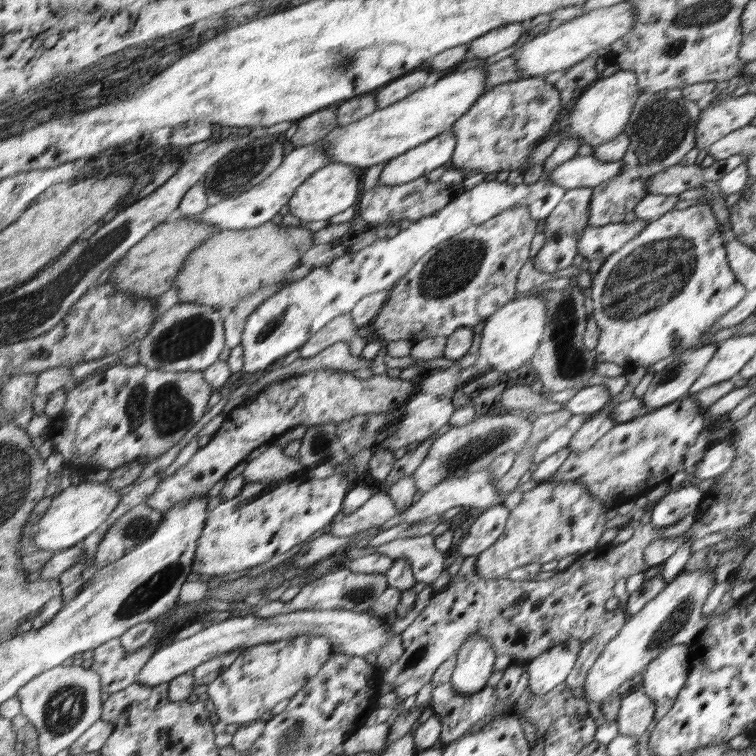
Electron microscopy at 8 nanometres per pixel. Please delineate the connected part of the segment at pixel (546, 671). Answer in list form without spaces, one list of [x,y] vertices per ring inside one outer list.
[[[571,639],[529,661],[525,674],[530,691],[533,694],[545,694],[565,682],[577,663],[580,647],[578,639]]]

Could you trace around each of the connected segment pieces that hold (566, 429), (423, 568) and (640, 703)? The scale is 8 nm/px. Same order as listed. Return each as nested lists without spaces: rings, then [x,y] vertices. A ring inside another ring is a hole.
[[[577,414],[572,415],[564,425],[556,429],[548,438],[544,438],[542,442],[538,443],[534,454],[532,454],[532,462],[539,464],[551,454],[558,452],[561,448],[566,447],[570,439],[580,430],[580,426],[589,419],[589,415]]]
[[[432,533],[426,536],[393,538],[392,541],[377,546],[376,553],[408,560],[417,582],[430,585],[439,582],[446,570],[447,553],[438,552],[434,548],[434,540]]]
[[[643,688],[631,690],[621,700],[616,719],[619,734],[640,738],[652,724],[656,710],[655,703],[645,694]]]

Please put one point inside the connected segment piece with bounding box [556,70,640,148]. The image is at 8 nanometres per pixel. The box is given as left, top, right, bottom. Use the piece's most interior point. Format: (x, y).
(600, 112)

